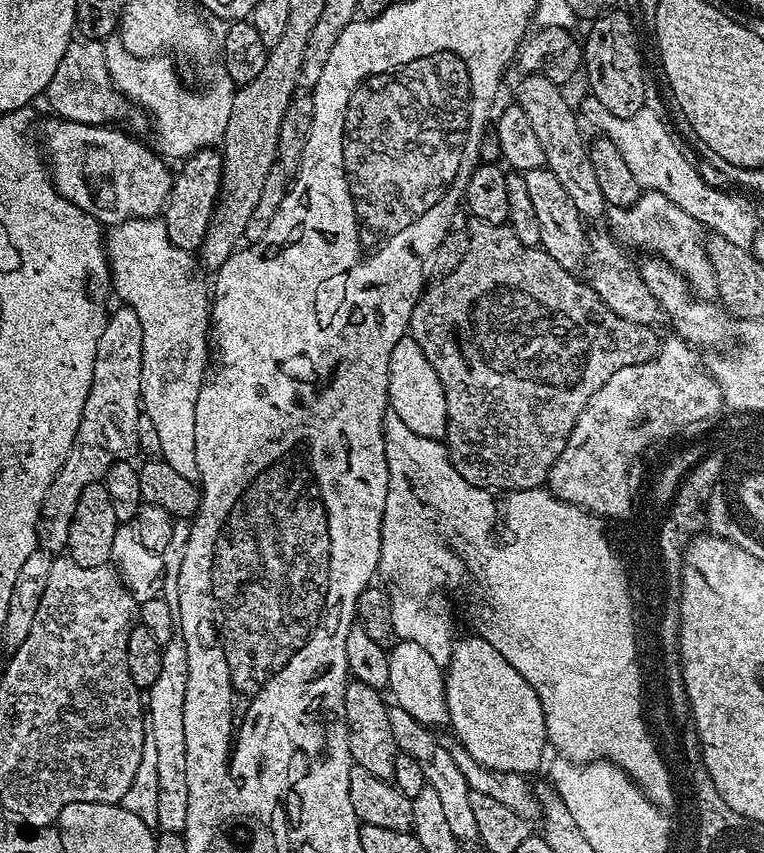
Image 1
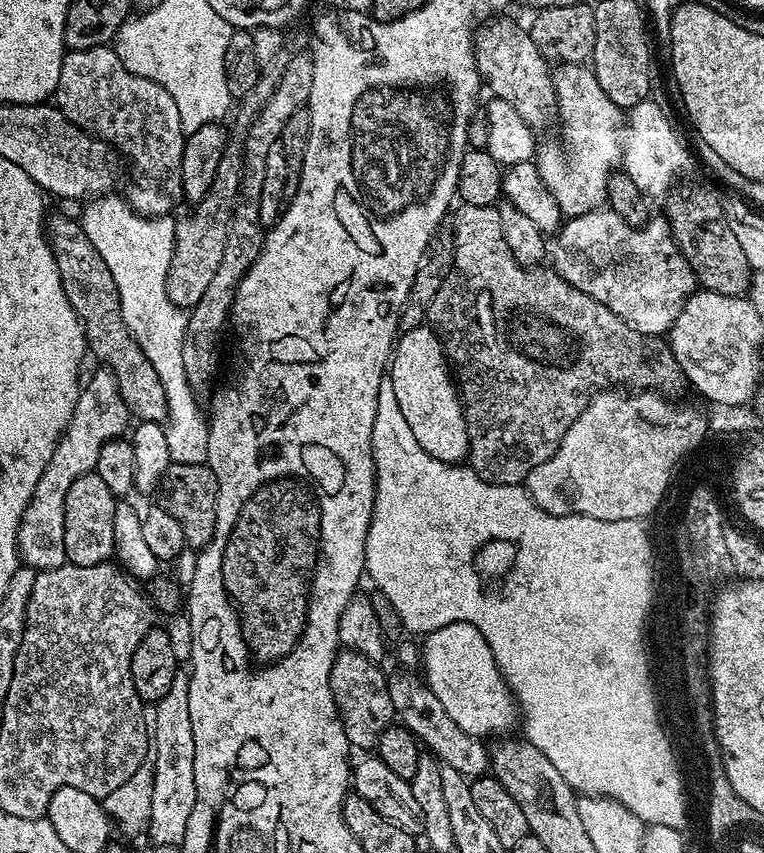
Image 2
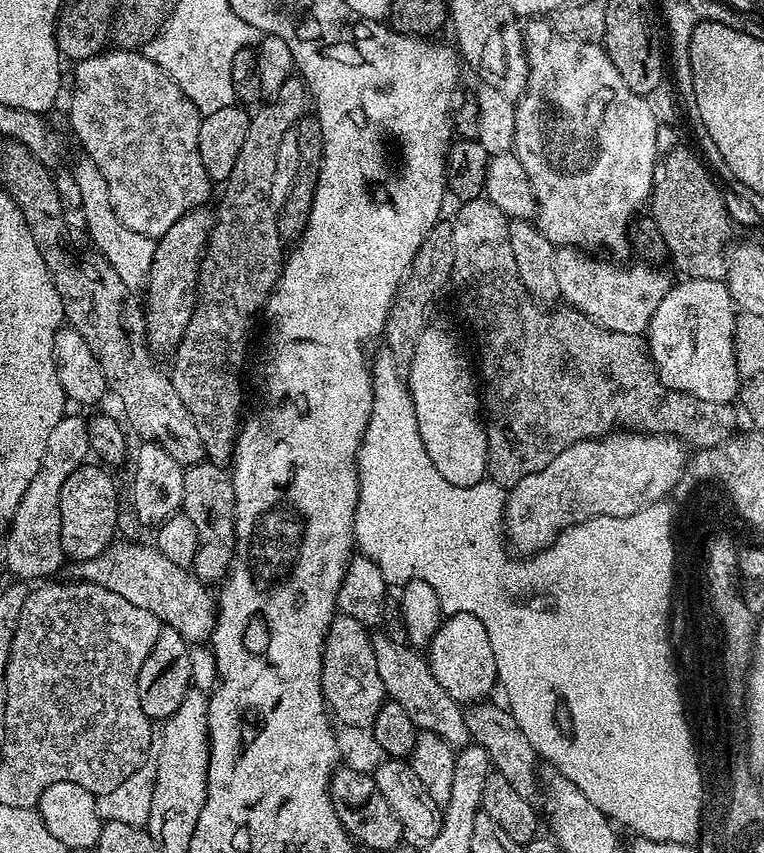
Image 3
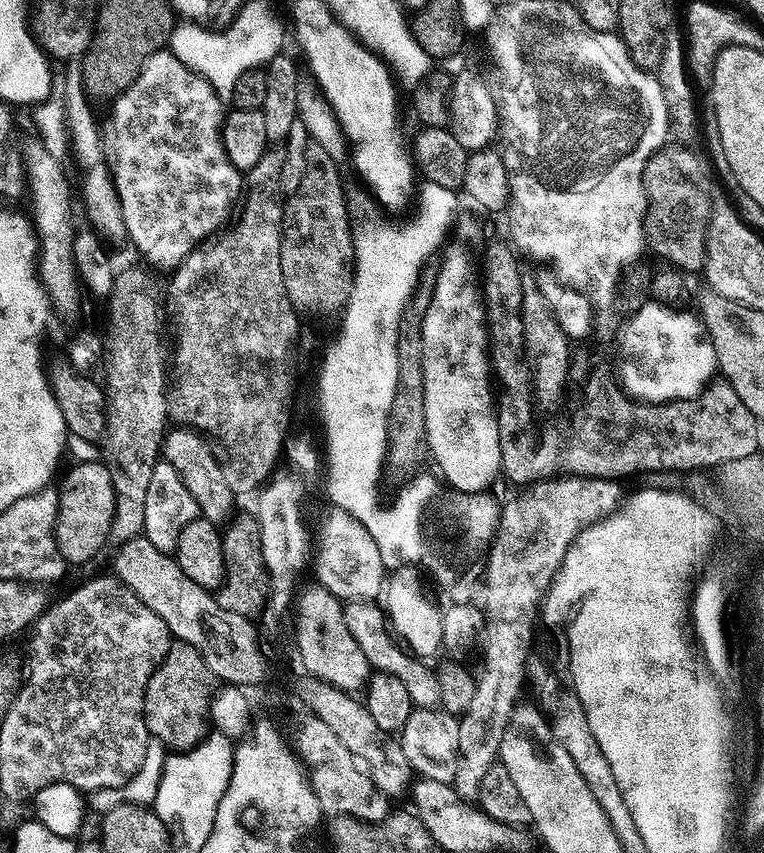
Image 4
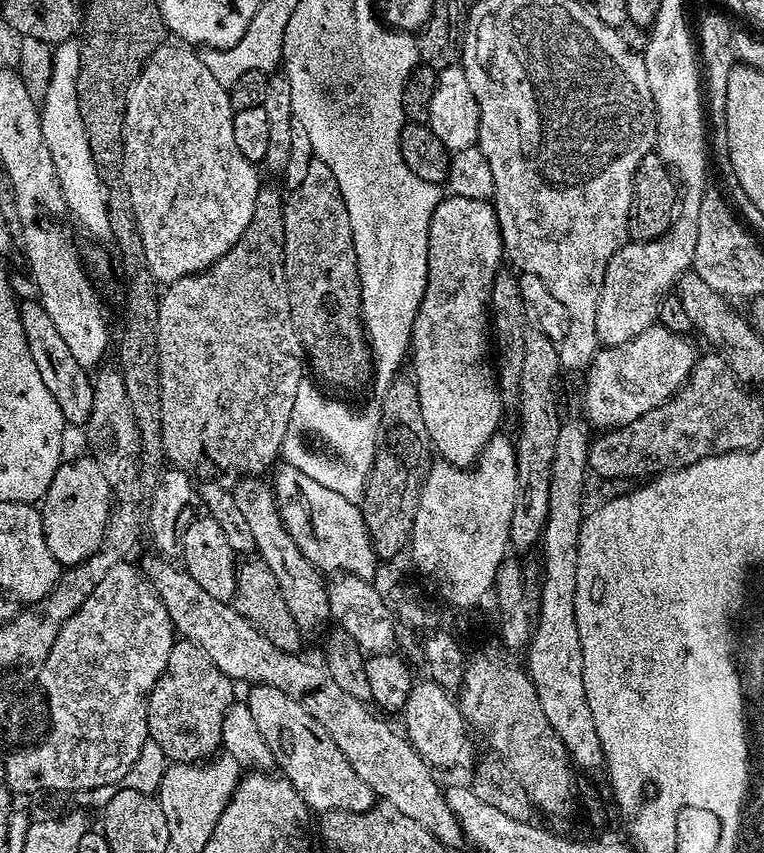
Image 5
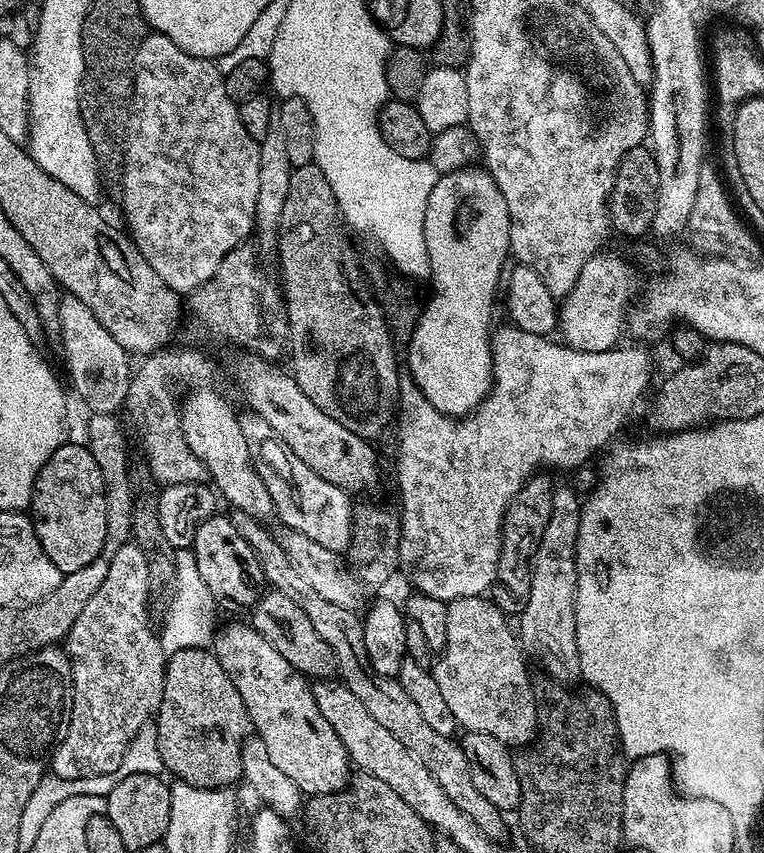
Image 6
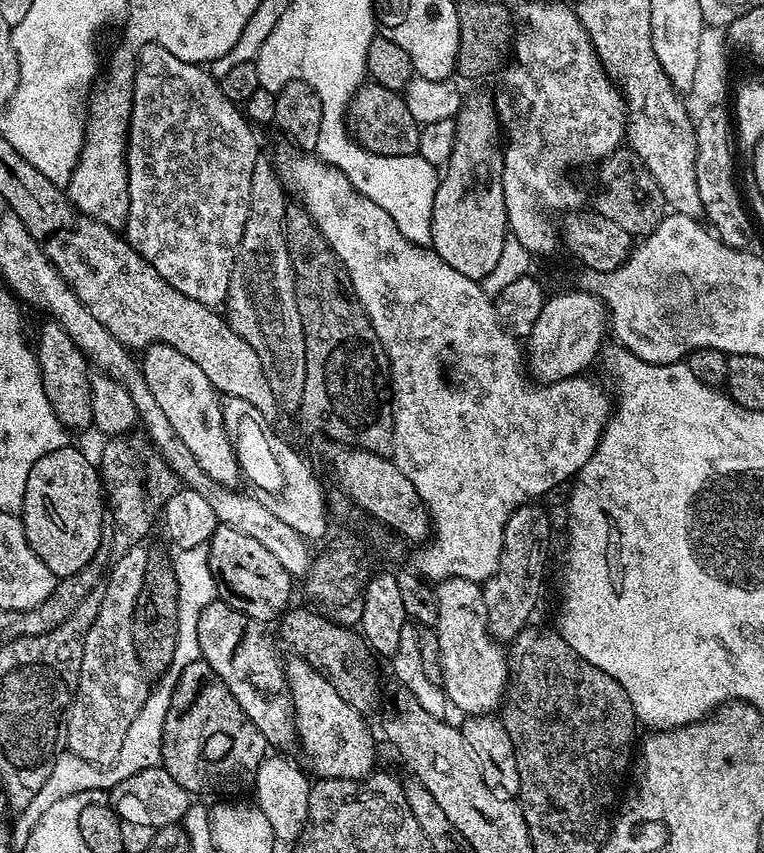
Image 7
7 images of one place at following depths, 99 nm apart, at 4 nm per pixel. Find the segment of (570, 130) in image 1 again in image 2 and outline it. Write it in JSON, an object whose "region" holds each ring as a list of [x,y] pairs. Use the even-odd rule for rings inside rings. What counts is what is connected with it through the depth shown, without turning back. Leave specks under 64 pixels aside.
{"region":[[[492,20],[484,29],[477,31],[474,36],[476,45],[476,69],[480,72],[481,81],[492,91],[491,95],[498,100],[510,102],[510,106],[514,106],[514,110],[518,110],[518,114],[522,114],[522,118],[526,123],[531,125],[533,129],[540,130],[540,127],[547,123],[552,125],[556,120],[556,91],[552,86],[553,73],[548,72],[550,67],[549,61],[545,59],[539,47],[534,43],[527,27],[519,28],[512,20]]]}

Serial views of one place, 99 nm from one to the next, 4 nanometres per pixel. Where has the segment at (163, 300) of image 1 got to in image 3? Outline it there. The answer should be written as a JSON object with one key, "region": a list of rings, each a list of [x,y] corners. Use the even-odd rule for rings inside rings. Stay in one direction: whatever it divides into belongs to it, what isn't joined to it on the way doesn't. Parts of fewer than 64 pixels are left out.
{"region":[[[77,155],[72,164],[72,180],[76,183],[76,192],[80,195],[80,212],[84,215],[84,224],[88,227],[88,236],[92,239],[91,247],[106,257],[110,266],[133,290],[139,289],[148,279],[148,272],[155,262],[157,241],[146,234],[138,234],[138,230],[130,230],[130,226],[122,226],[120,219],[114,214],[114,206],[110,206],[110,190],[106,190],[106,178],[102,178],[102,170],[94,166],[89,156]]]}

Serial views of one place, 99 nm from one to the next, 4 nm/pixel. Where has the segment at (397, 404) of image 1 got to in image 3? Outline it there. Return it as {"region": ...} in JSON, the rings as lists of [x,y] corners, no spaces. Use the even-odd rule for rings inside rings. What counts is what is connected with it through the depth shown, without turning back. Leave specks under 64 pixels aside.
{"region":[[[432,326],[425,327],[416,343],[414,358],[406,369],[406,389],[414,406],[416,433],[422,438],[426,454],[430,454],[430,462],[434,462],[438,474],[459,488],[476,487],[485,479],[488,471],[486,424],[482,419],[482,404],[478,399],[477,377],[472,377],[468,360],[456,349],[456,340],[450,333]]]}

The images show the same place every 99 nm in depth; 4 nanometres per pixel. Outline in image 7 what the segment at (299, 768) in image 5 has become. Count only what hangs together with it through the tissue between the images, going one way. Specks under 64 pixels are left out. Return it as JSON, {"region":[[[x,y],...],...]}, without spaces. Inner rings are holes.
{"region":[[[215,599],[212,604],[202,610],[201,617],[198,619],[198,642],[201,644],[200,655],[213,670],[213,673],[221,680],[226,682],[226,686],[242,706],[242,710],[262,730],[262,734],[267,738],[269,745],[273,749],[293,748],[298,744],[296,734],[296,711],[292,708],[292,691],[288,688],[288,674],[285,661],[276,657],[276,648],[272,644],[267,644],[264,640],[244,641],[244,635],[248,632],[250,621],[243,616],[234,606],[230,606],[222,599]]]}

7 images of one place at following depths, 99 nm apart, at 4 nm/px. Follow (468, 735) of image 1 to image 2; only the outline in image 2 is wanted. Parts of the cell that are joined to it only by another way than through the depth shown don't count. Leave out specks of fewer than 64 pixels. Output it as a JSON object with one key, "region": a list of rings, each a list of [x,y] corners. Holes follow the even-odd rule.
{"region":[[[450,622],[450,626],[442,626],[438,630],[427,633],[422,643],[422,669],[424,668],[423,683],[432,691],[434,698],[442,702],[446,714],[466,734],[477,738],[500,738],[512,727],[518,724],[518,705],[512,695],[504,676],[498,670],[498,662],[494,662],[494,654],[490,654],[490,646],[486,646],[486,638],[470,622]]]}

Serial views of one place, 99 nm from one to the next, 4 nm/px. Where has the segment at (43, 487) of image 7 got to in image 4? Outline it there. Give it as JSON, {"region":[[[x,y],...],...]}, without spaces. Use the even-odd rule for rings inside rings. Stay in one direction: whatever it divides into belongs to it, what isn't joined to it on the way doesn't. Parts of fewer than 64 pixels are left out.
{"region":[[[88,460],[85,464],[76,464],[64,476],[64,481],[58,484],[60,497],[58,498],[58,514],[56,515],[56,541],[62,558],[69,565],[84,564],[92,560],[104,548],[104,543],[109,543],[114,522],[114,486],[110,482],[110,470],[107,464]]]}

